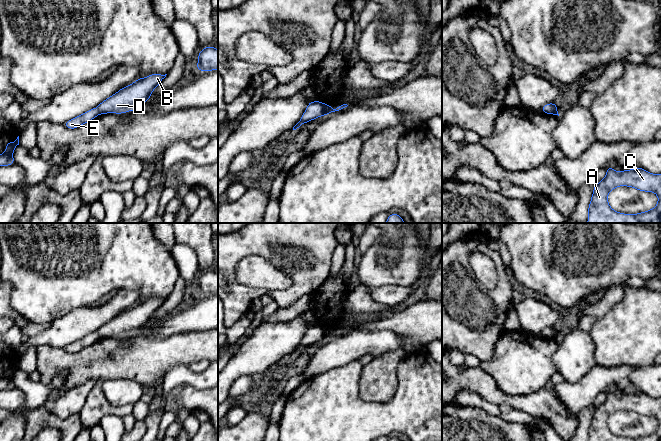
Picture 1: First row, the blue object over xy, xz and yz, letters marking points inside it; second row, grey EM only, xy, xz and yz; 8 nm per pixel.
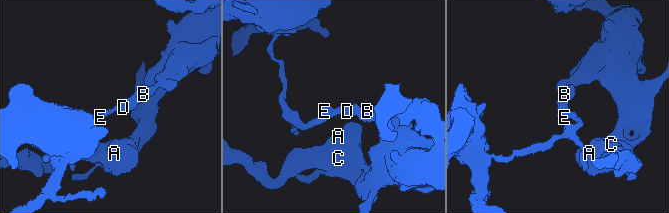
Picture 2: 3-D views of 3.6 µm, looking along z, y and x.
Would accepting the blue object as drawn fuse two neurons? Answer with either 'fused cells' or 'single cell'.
fused cells

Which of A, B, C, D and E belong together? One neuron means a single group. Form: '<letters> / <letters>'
A B C D / E

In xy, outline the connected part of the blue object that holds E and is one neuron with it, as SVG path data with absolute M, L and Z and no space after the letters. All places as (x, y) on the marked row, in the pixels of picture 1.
M97 108L90 109L86 111L85 113L68 120L64 123L64 126L68 129L76 129L83 124L93 120L95 117L97 117L100 114L99 110Z

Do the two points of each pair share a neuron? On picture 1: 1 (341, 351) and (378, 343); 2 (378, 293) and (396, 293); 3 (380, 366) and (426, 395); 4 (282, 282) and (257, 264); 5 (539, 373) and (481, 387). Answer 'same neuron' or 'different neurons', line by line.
1: same neuron
2: same neuron
3: different neurons
4: same neuron
5: different neurons

